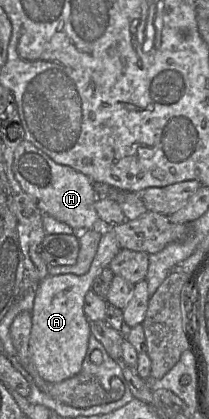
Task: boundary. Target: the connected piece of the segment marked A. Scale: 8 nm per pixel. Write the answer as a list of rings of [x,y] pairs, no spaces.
[[[102,226],[102,237],[87,273],[47,276],[36,287],[29,352],[39,375],[48,382],[61,382],[81,371],[91,335],[90,321],[84,313],[84,299],[94,278],[120,251],[111,226]]]

